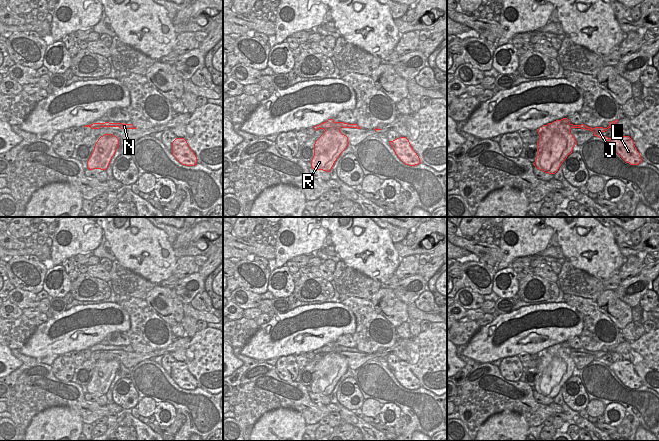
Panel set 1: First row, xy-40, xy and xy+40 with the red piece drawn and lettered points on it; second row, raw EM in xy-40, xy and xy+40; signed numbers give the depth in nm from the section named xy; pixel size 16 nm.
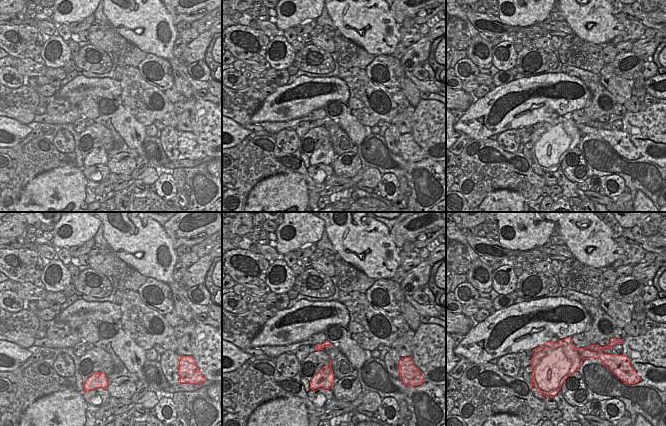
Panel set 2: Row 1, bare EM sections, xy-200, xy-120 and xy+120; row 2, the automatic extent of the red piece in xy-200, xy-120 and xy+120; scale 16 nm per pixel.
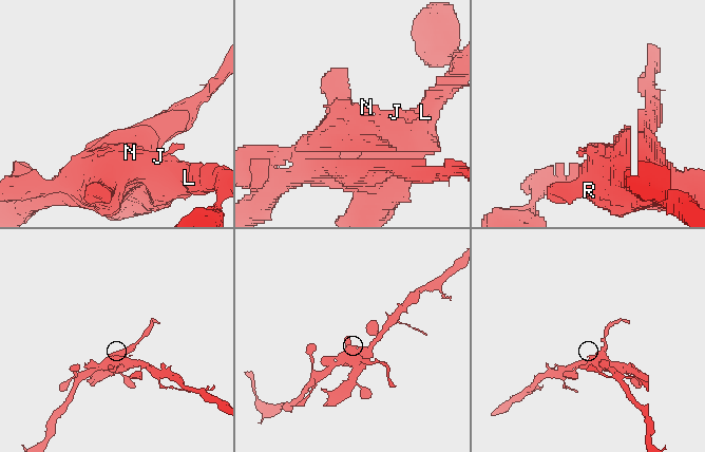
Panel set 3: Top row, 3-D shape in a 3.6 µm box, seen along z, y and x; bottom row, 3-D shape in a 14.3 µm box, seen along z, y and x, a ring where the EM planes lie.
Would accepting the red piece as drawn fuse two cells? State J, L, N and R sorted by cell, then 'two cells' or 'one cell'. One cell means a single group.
groups J L N / R; two cells

